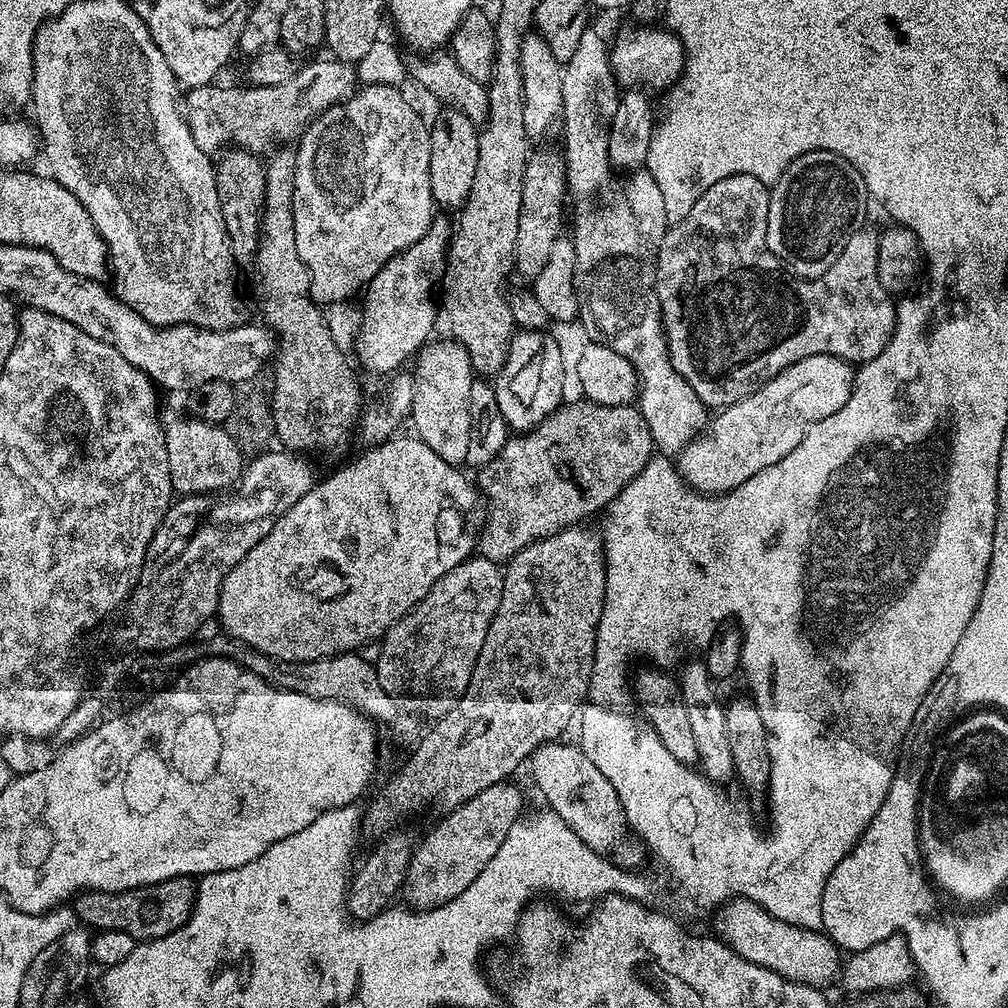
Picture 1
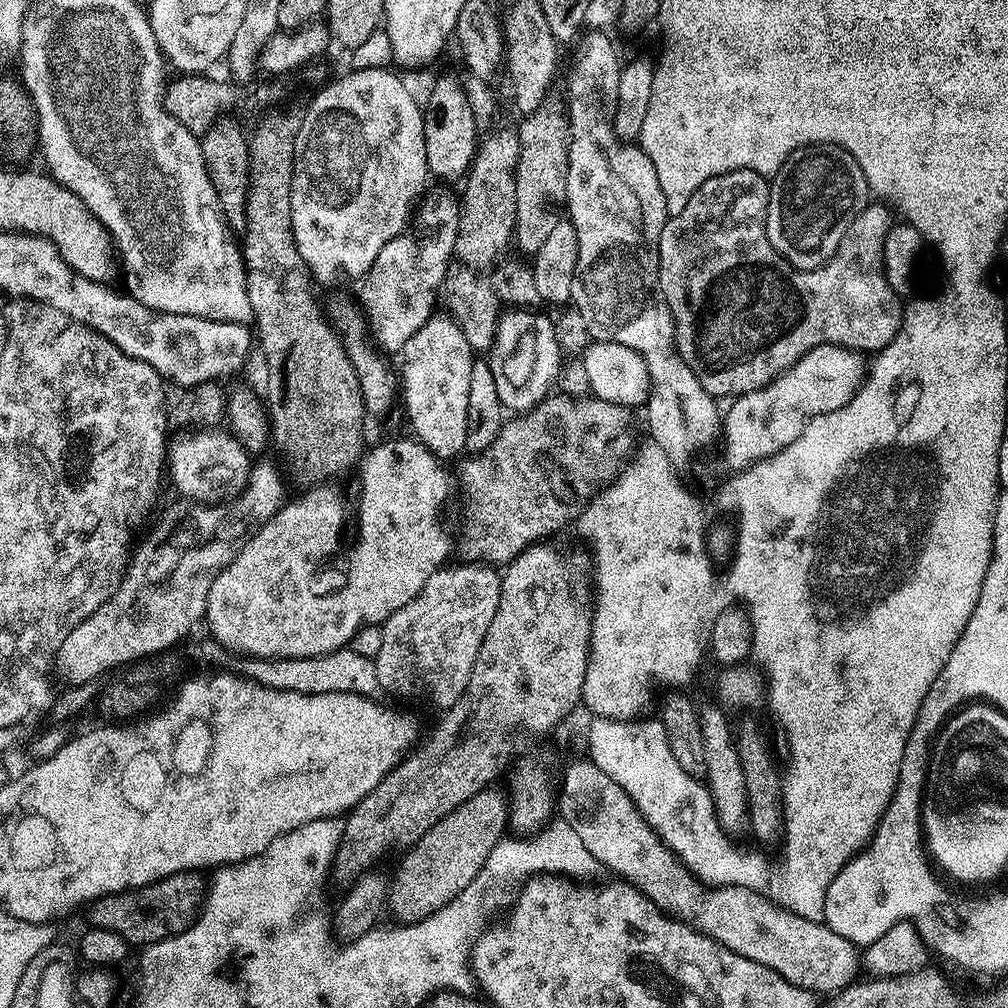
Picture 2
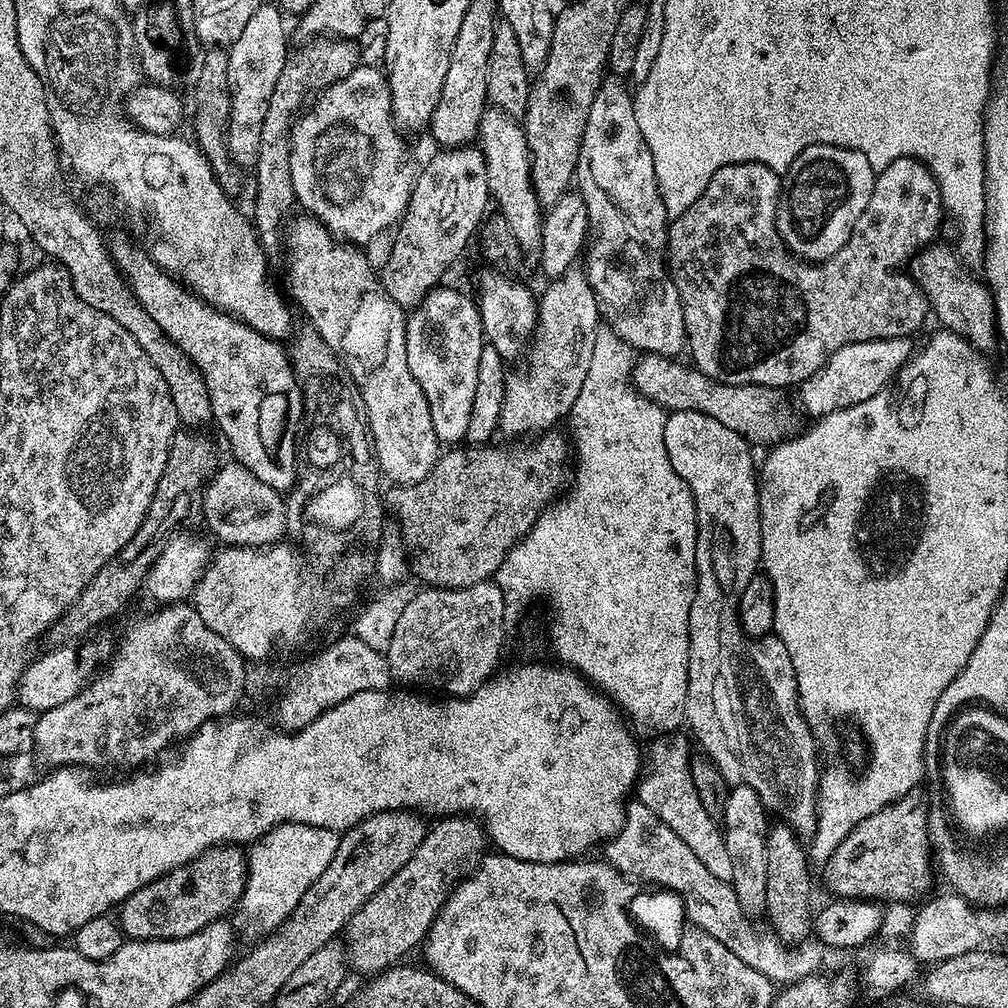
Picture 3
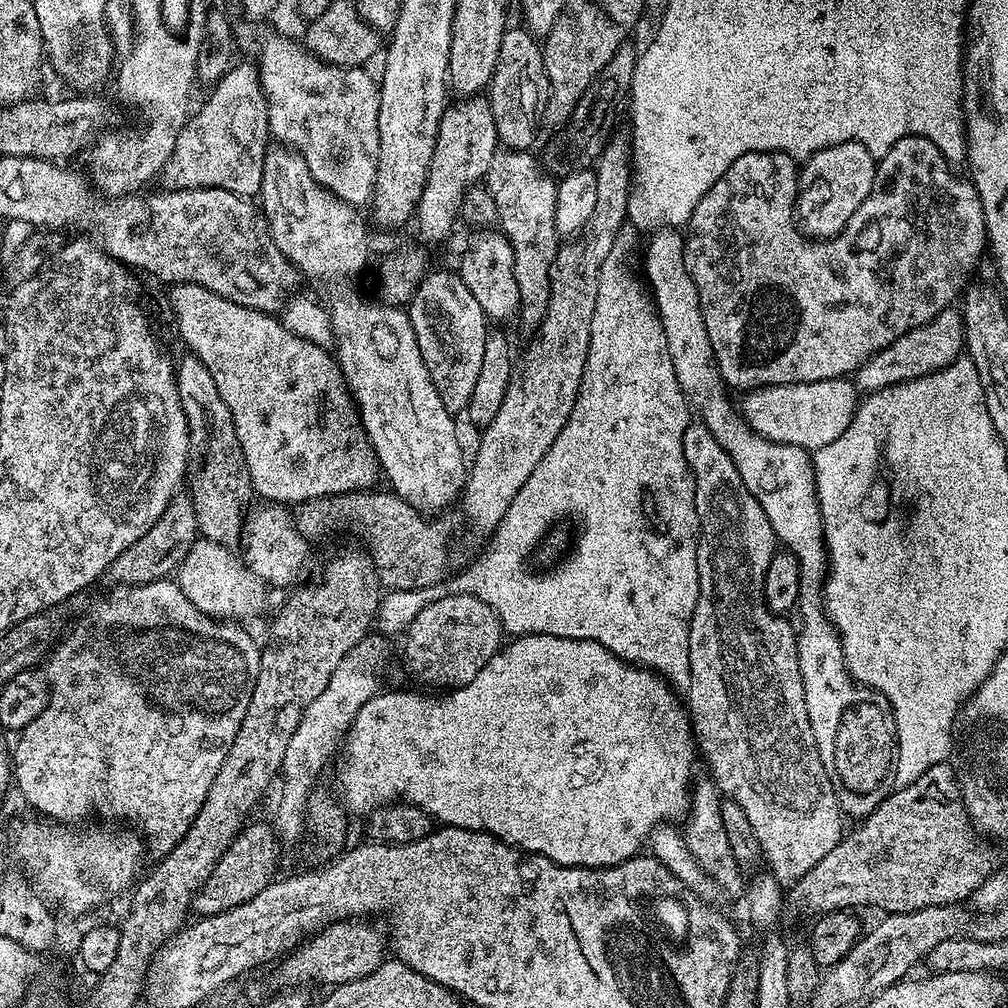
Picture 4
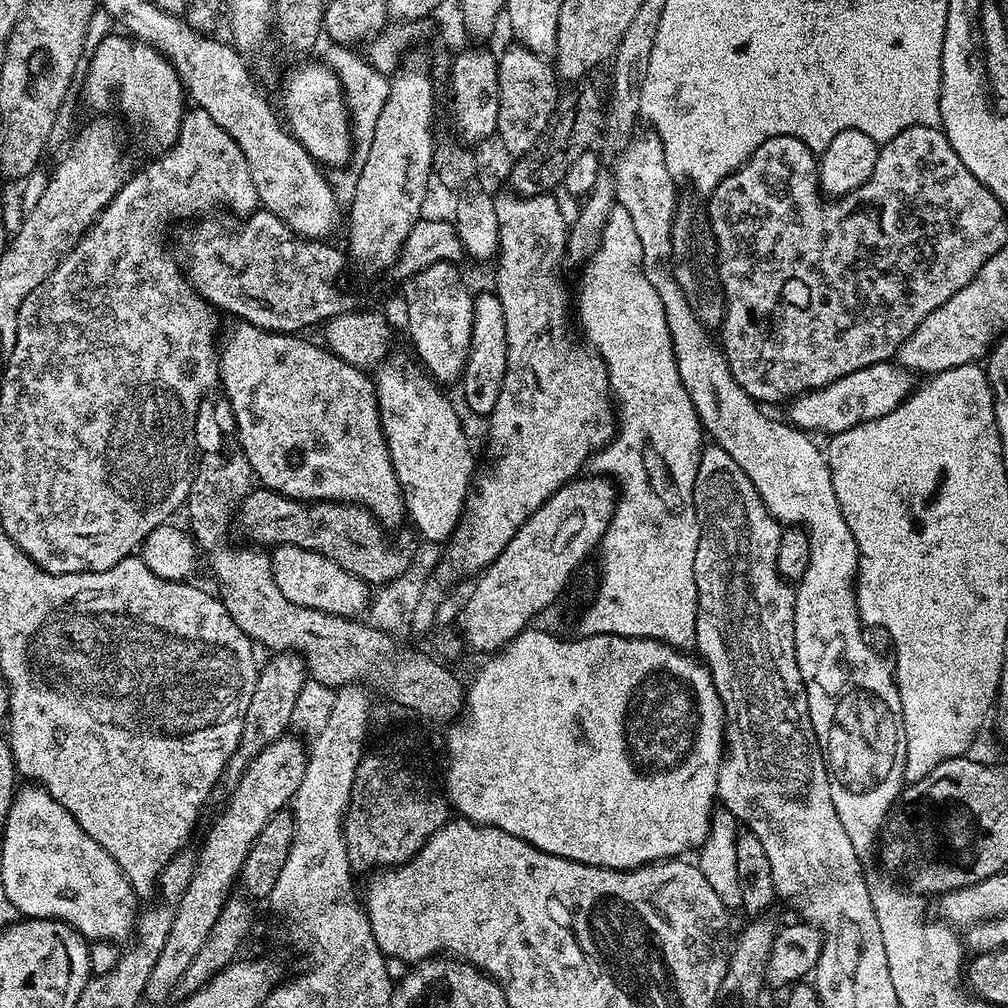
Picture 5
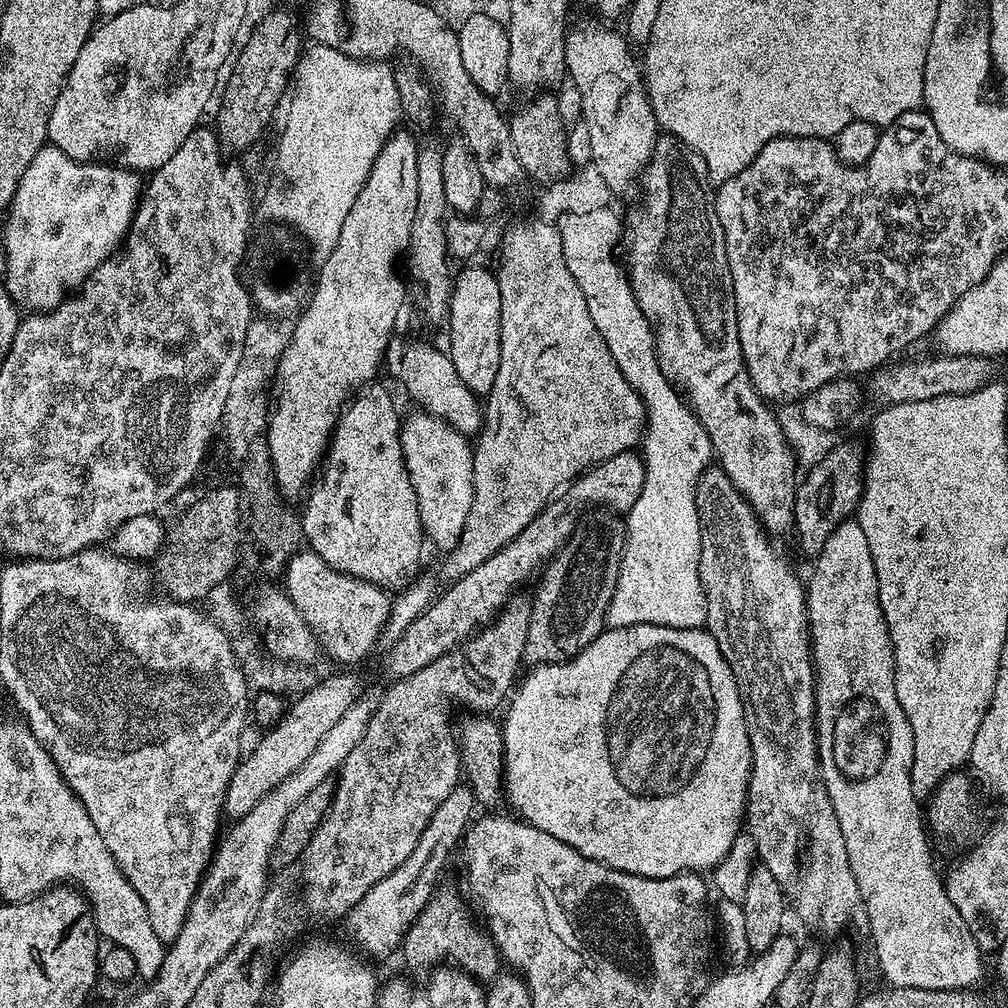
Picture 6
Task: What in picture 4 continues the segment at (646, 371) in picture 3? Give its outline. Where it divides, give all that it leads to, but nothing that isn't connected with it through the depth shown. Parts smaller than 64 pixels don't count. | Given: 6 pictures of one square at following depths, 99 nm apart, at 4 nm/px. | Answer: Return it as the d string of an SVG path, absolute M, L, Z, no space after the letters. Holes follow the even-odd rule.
M851 379L823 380L809 384L768 384L764 388L753 388L743 393L744 401L739 401L738 411L752 427L752 431L779 444L789 444L815 450L822 446L830 446L834 438L850 426L858 407L858 389Z

